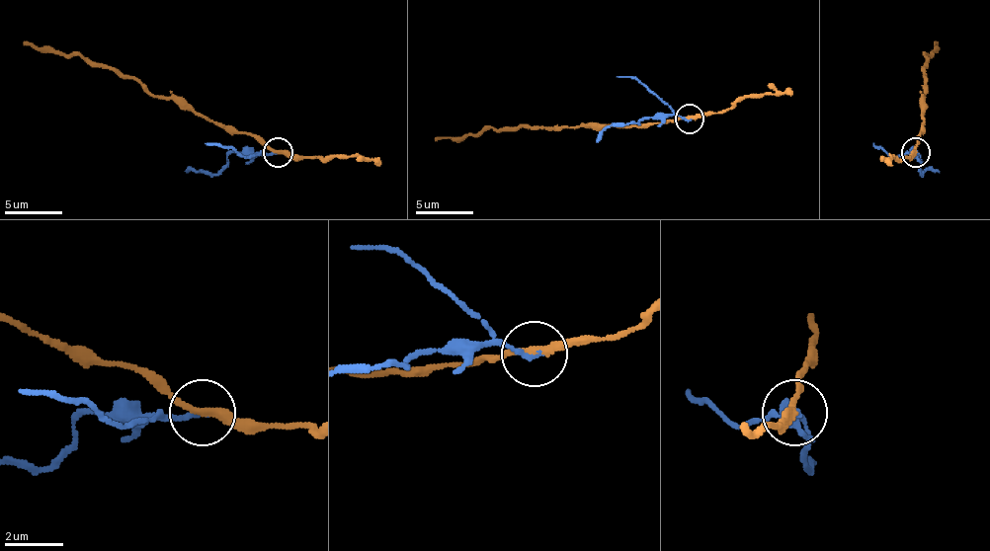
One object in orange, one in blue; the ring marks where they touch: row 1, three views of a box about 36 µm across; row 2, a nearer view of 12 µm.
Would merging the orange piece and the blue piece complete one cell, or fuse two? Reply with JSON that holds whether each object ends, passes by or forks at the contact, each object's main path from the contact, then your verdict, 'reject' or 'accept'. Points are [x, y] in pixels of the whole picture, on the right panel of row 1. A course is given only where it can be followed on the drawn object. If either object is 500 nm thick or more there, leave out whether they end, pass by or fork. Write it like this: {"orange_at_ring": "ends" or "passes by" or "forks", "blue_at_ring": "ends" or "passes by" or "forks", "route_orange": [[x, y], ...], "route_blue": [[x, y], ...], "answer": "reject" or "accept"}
{"orange_at_ring": "passes by", "blue_at_ring": "ends", "route_orange": [[916, 151], [925, 122], [922, 99], [925, 96], [925, 55], [934, 49], [937, 40]], "route_blue": [[916, 151], [913, 151], [919, 175], [940, 172]], "answer": "reject"}

